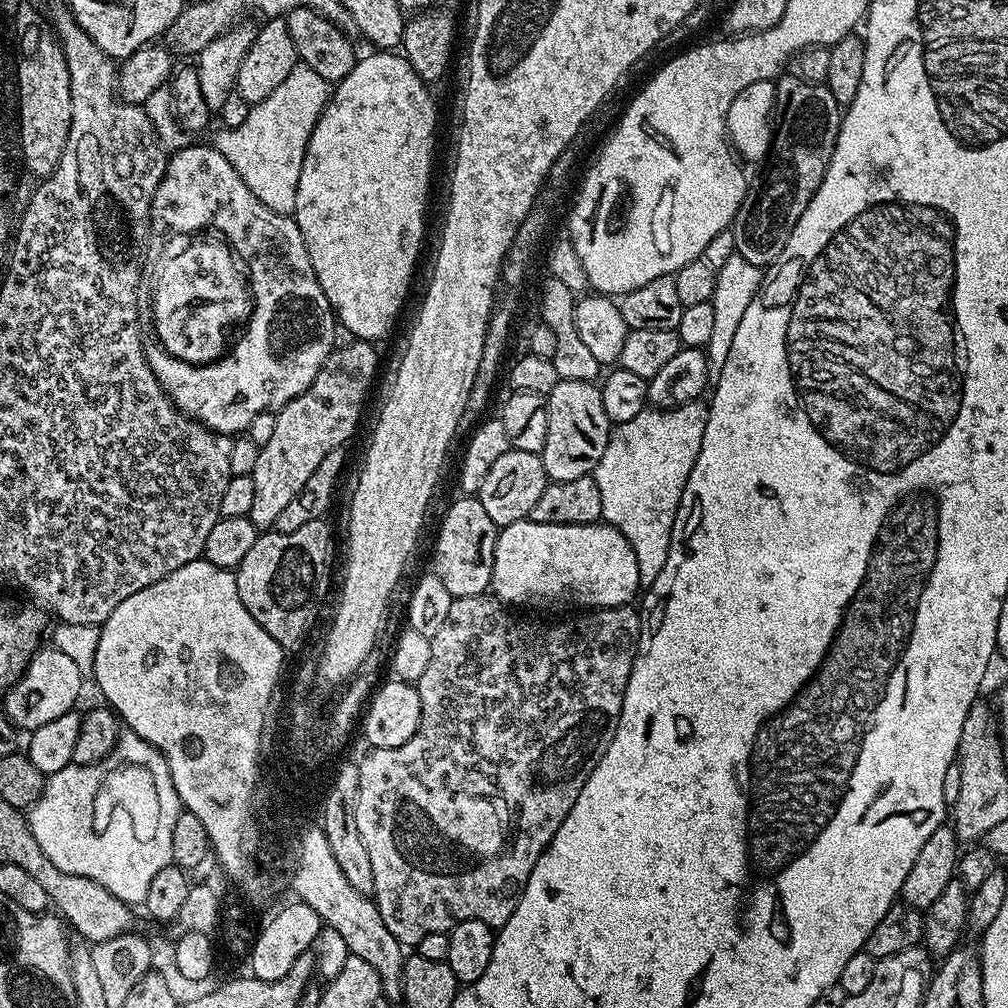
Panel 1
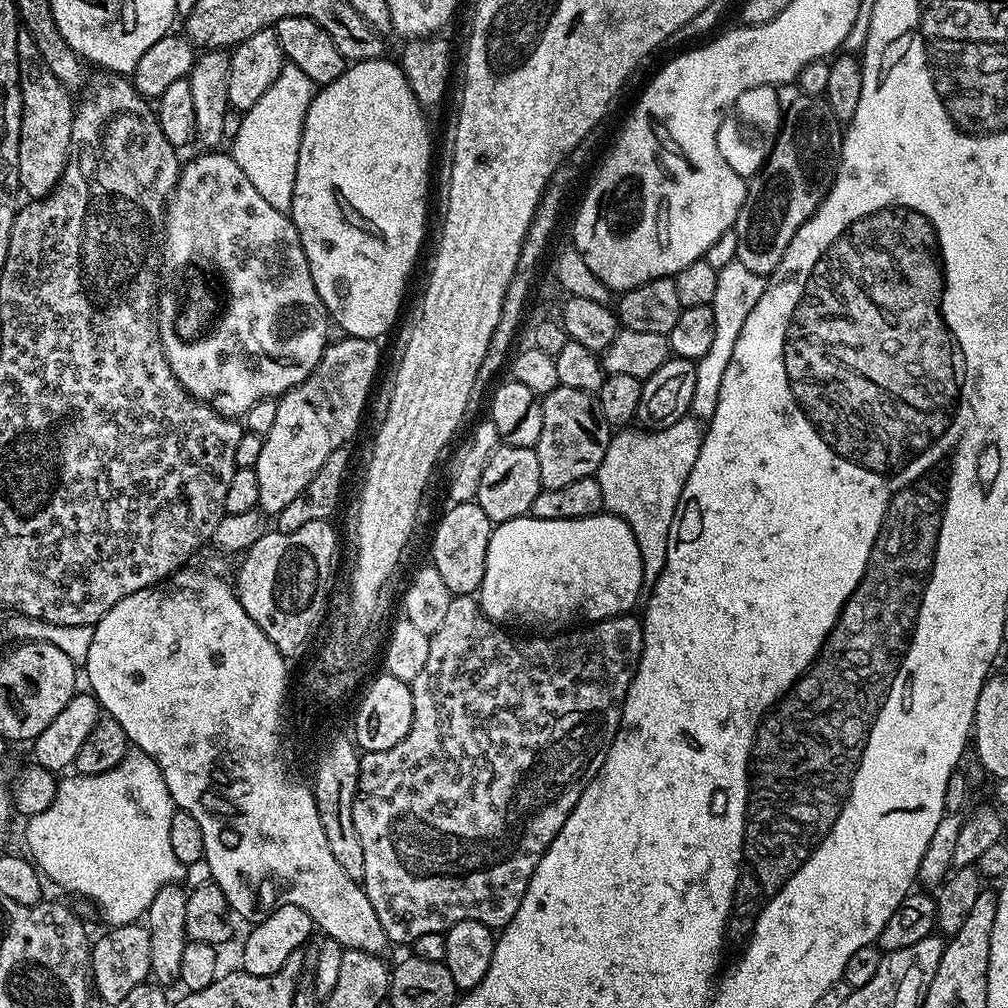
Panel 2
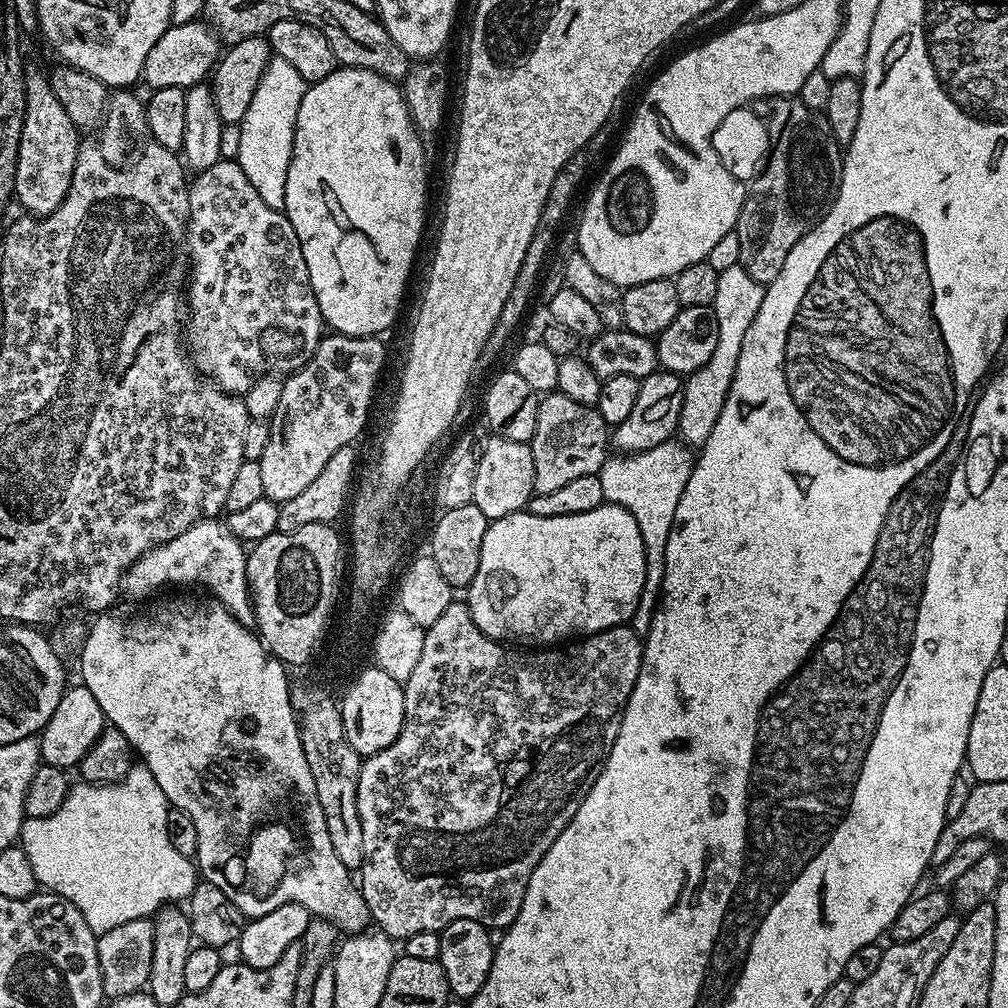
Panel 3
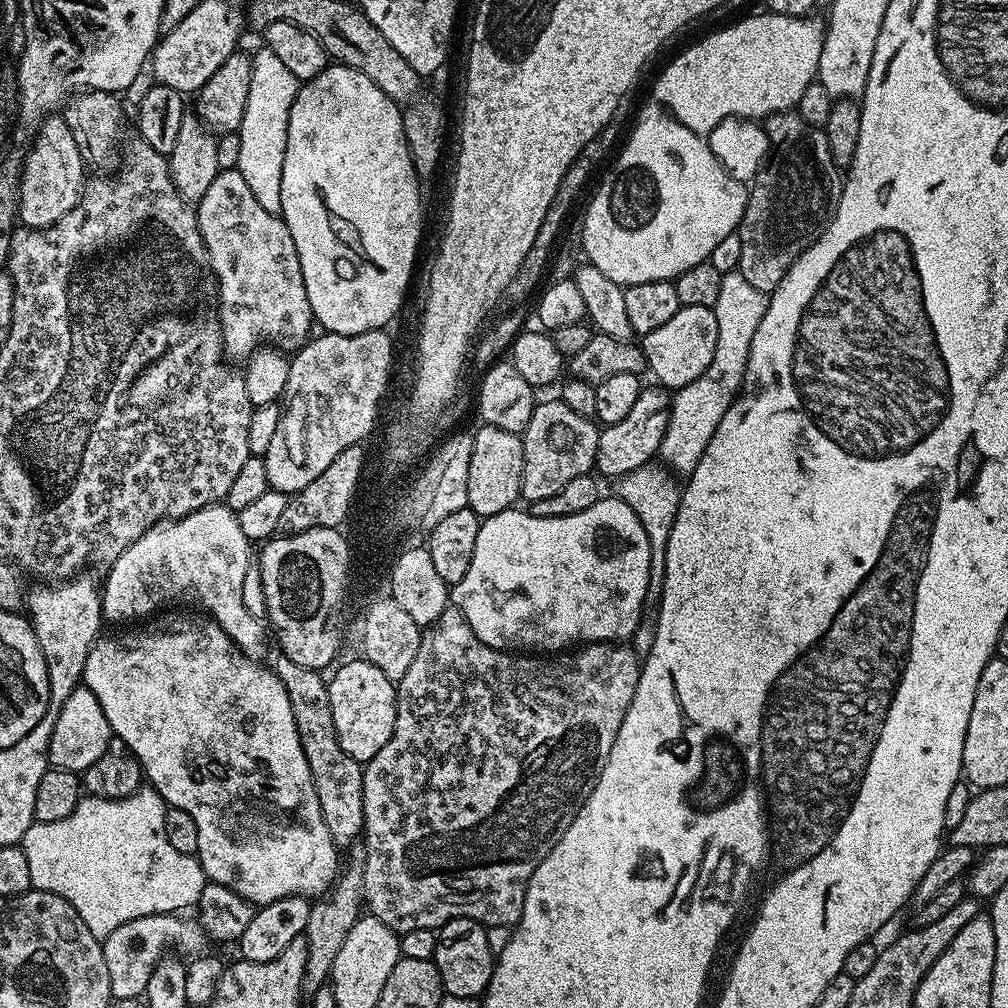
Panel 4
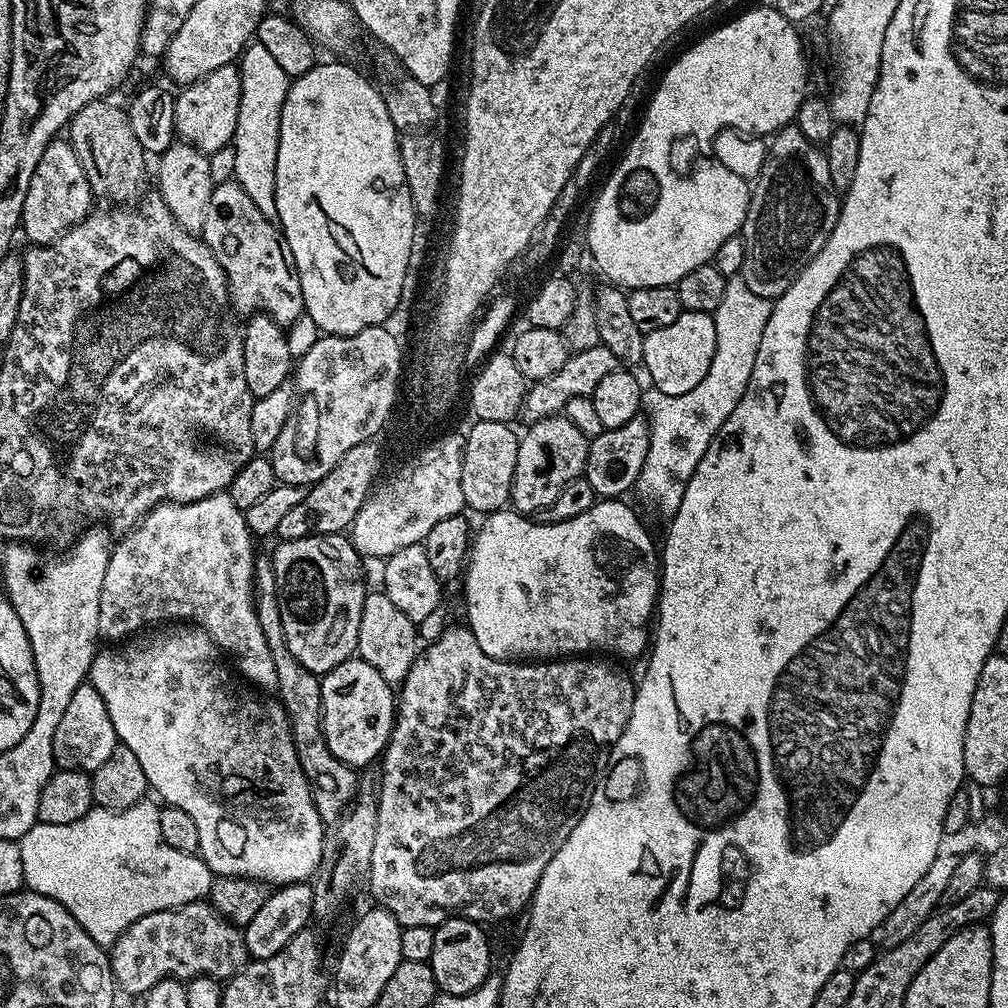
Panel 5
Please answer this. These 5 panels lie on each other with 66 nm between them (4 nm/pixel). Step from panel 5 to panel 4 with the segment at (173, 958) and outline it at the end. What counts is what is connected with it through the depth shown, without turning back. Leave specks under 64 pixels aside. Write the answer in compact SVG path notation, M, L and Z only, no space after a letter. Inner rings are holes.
M165 914L163 916L143 916L134 918L134 922L126 922L126 926L118 926L114 934L103 937L104 957L106 958L106 971L110 973L110 990L113 1000L135 1000L143 997L148 990L150 974L154 974L154 968L158 962L163 960L171 944L181 944L186 951L200 954L209 947L208 935L204 933L204 927L195 919L179 920L181 917L176 914Z

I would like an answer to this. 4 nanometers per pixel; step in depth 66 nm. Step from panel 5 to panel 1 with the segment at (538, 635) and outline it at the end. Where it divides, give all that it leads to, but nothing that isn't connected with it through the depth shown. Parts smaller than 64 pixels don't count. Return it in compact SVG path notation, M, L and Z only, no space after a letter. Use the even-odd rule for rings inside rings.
M527 519L505 524L499 529L494 550L491 591L495 599L505 606L525 604L528 608L564 608L567 604L573 604L580 608L576 610L595 610L631 605L641 587L634 550L618 529L605 522L582 526L554 526Z

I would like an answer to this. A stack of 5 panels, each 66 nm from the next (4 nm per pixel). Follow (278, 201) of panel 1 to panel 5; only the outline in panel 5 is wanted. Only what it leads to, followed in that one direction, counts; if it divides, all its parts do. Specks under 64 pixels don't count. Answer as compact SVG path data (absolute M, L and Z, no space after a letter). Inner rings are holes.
M252 42L240 54L238 61L240 69L240 105L238 106L238 122L236 123L236 133L232 135L230 153L232 152L232 172L235 183L246 190L250 202L262 210L269 218L276 214L276 163L278 162L278 134L280 133L280 123L282 122L282 106L286 102L290 77L282 66L272 55L266 51L266 46Z

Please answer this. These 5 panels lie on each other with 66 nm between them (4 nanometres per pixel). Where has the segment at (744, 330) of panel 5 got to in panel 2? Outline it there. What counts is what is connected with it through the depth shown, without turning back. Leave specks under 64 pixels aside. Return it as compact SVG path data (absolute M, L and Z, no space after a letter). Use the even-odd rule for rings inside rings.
M738 259L731 260L726 266L718 269L718 287L711 304L714 310L714 342L700 360L695 361L696 377L694 378L694 398L691 415L700 422L707 422L718 410L718 390L722 386L722 374L726 374L726 366L734 354L734 342L738 342L738 334L742 334L742 325L750 310L758 306L758 298L764 293L765 277L754 274L754 270L746 270Z

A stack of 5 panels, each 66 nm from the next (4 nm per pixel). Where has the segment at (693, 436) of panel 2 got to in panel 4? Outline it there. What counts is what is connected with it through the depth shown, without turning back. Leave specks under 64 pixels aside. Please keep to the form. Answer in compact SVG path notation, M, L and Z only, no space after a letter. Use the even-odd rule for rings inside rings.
M651 464L644 465L617 481L616 495L638 515L642 528L650 541L650 582L647 583L646 598L643 599L639 626L635 628L635 634L630 641L632 651L641 660L648 656L654 644L654 634L657 630L661 606L661 590L664 589L666 543L669 541L670 530L673 529L673 520L680 504L681 491L679 485L676 486L674 479L676 478L667 469Z

